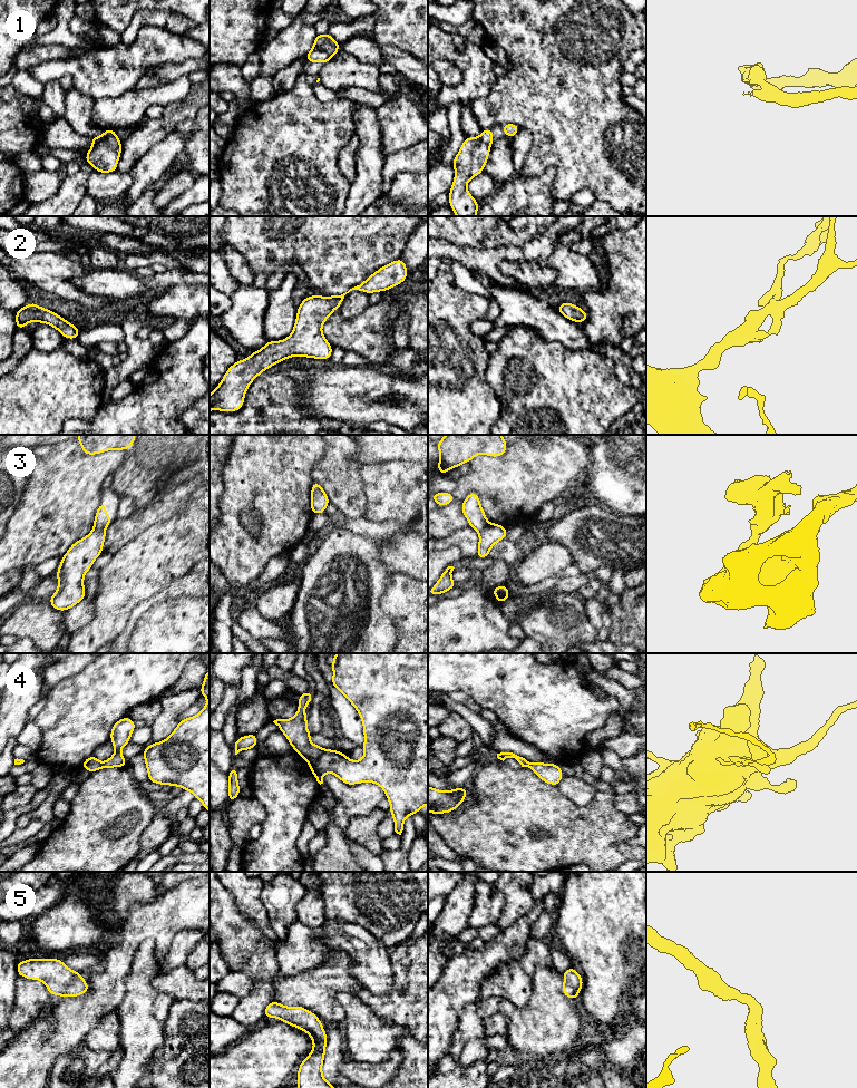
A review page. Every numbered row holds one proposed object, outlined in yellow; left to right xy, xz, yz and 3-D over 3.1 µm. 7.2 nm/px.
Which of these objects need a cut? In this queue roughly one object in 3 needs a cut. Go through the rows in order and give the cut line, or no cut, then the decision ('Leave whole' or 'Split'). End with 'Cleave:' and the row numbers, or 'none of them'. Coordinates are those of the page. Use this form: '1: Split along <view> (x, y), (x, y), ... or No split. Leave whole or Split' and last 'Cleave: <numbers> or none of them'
1: Split along xy (114, 132), (93, 145). Split
2: No split. Leave whole
3: Split along xy (94, 527), (105, 528). Split
4: Split along xz (324, 750), (310, 766). Split
5: No split. Leave whole
Cleave: 1, 3, 4

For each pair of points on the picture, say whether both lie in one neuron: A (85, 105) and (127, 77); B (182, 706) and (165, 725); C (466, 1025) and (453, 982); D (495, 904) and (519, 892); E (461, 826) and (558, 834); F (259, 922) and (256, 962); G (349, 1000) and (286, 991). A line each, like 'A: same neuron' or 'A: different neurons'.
A: different neurons
B: same neuron
C: different neurons
D: different neurons
E: same neuron
F: different neurons
G: different neurons

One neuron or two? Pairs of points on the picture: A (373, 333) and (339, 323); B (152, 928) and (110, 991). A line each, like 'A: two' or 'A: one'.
A: one
B: one

